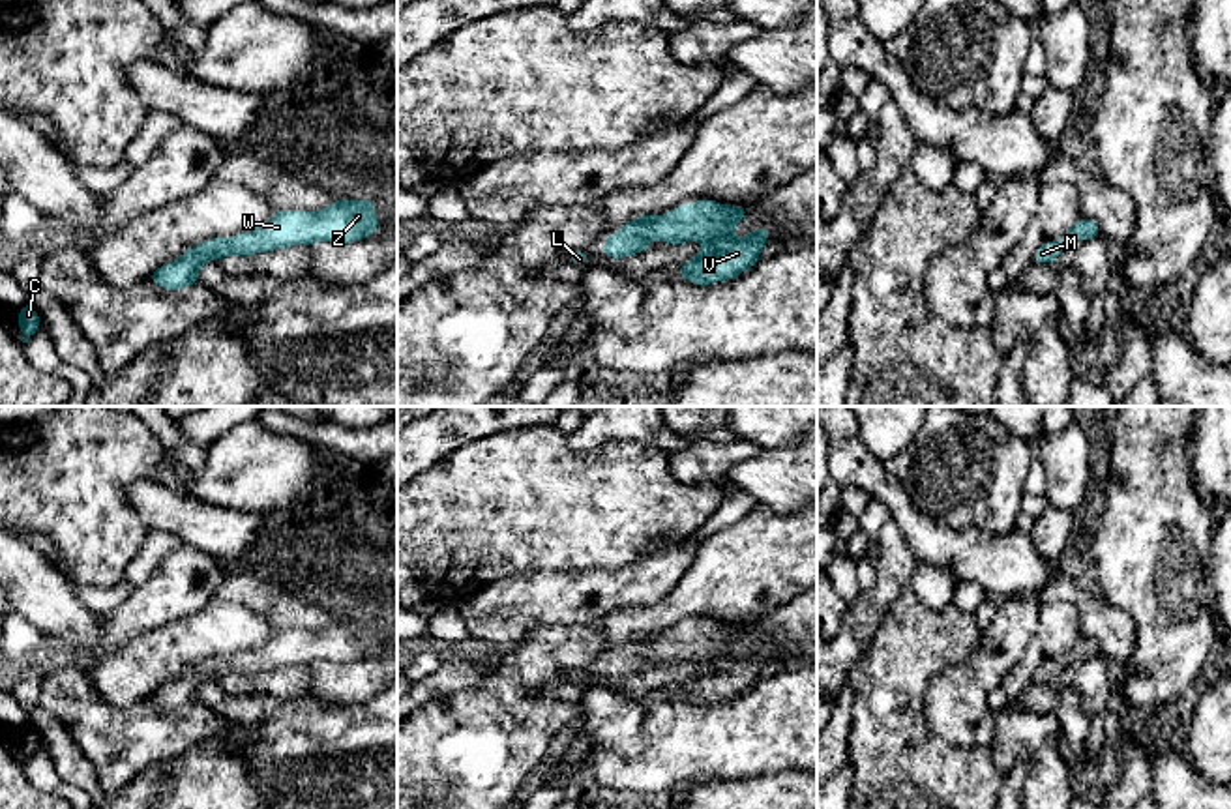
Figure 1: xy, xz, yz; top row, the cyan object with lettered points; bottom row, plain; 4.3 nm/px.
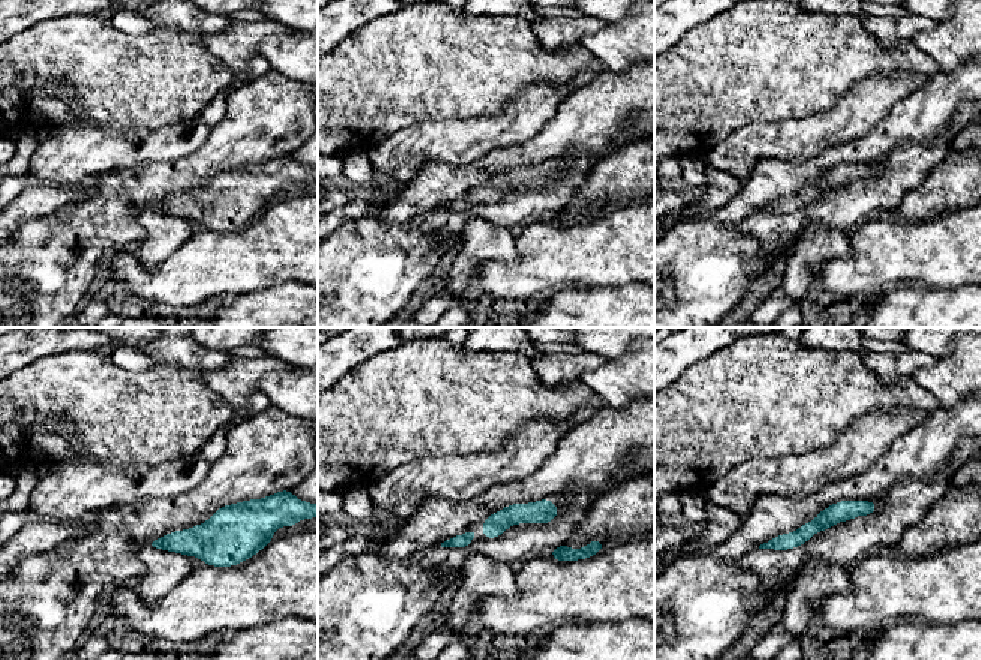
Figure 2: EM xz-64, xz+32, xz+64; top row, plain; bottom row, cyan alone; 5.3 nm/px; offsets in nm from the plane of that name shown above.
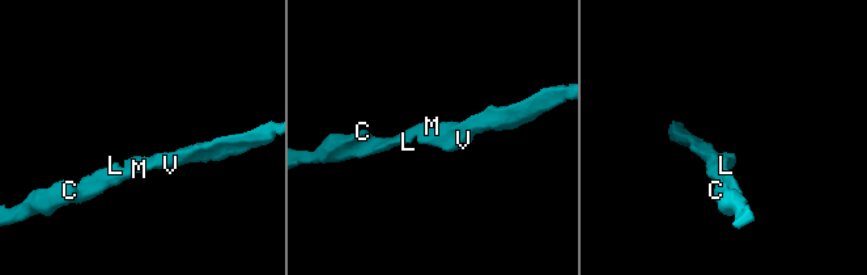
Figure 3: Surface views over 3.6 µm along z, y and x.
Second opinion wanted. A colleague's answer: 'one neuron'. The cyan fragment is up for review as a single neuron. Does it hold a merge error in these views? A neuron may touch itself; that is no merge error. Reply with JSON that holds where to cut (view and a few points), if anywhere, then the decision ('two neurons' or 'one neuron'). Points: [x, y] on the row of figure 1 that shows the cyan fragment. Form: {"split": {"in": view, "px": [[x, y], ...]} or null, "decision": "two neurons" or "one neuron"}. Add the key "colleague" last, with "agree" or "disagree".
{"split": null, "decision": "one neuron", "colleague": "agree"}

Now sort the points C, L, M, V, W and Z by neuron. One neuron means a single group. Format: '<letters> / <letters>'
C L M V W Z

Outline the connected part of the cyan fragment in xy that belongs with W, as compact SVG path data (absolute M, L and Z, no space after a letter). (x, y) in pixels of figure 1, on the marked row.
M373 197L365 200L335 200L320 212L283 210L257 230L236 234L229 240L210 238L191 245L182 257L157 268L148 281L165 290L178 290L199 283L199 268L229 255L253 255L289 245L313 242L356 242L377 234Z

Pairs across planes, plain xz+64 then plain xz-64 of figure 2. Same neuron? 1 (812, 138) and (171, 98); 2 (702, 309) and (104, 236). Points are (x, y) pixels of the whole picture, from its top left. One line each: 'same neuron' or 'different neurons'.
1: different neurons
2: same neuron

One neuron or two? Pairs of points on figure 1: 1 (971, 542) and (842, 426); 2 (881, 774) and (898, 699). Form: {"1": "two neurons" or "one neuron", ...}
{"1": "one neuron", "2": "one neuron"}

